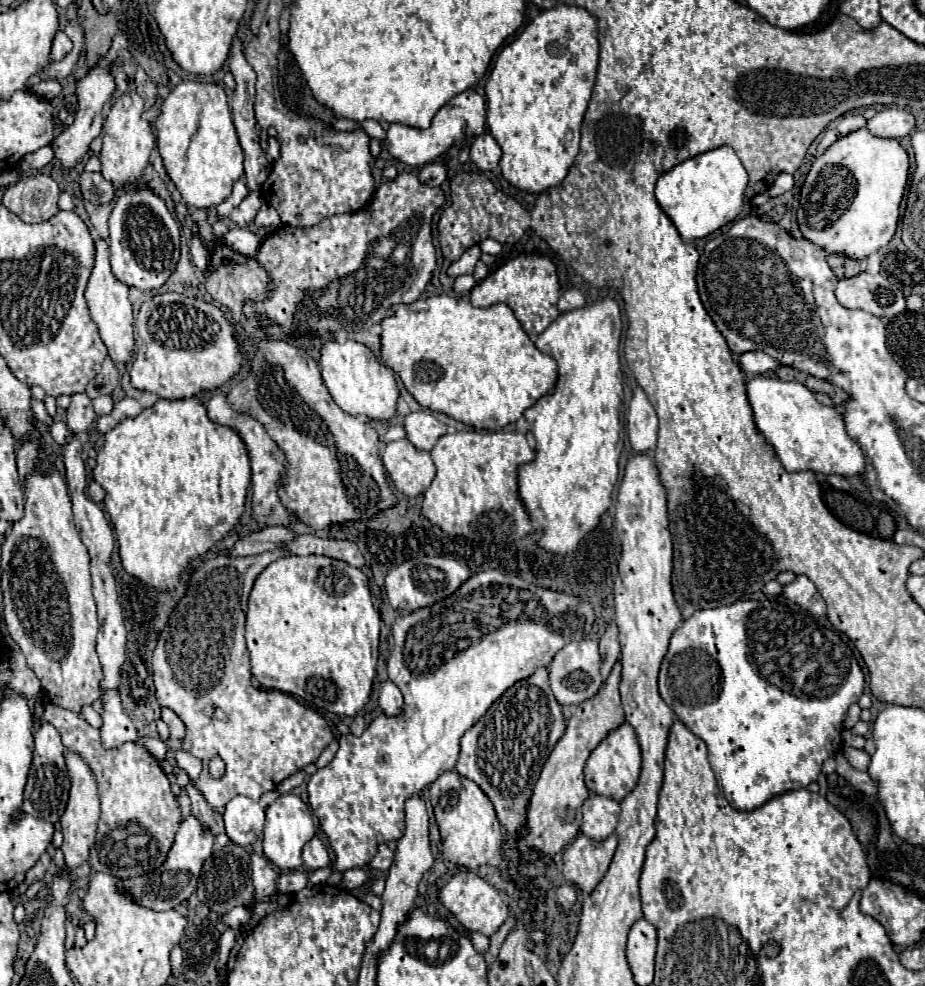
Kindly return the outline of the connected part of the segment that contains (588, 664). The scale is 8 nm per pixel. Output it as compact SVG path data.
M582 639L568 643L564 649L556 653L552 663L548 665L548 675L550 675L550 687L560 705L580 705L586 699L592 699L600 685L600 653L598 653L598 643L592 639Z

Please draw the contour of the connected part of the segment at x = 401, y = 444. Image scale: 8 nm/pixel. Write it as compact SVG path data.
M398 439L384 445L382 463L392 485L408 495L422 495L436 475L436 467L428 451L416 449L408 439Z

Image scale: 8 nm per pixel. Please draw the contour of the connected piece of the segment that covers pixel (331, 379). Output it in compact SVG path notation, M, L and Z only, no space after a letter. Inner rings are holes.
M336 339L322 343L320 347L320 373L322 381L334 399L334 403L354 415L354 417L368 417L368 419L390 419L396 411L398 399L398 385L394 379L392 369L380 365L378 357L364 345L352 339L338 343Z

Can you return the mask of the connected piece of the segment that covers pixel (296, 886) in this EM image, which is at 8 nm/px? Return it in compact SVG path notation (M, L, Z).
M292 871L292 873L280 873L278 881L276 881L276 891L278 893L300 893L308 883L308 875L302 871Z

